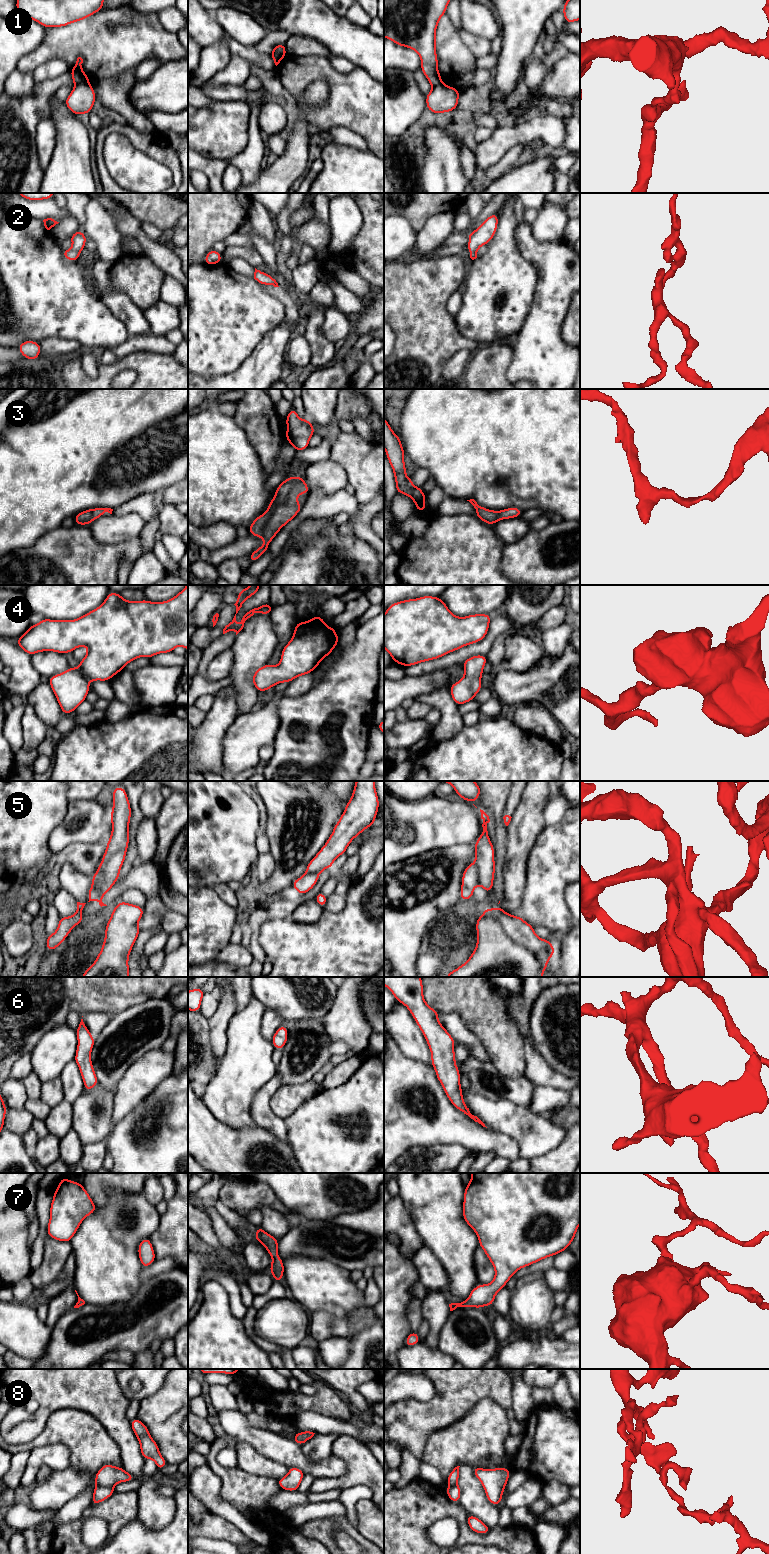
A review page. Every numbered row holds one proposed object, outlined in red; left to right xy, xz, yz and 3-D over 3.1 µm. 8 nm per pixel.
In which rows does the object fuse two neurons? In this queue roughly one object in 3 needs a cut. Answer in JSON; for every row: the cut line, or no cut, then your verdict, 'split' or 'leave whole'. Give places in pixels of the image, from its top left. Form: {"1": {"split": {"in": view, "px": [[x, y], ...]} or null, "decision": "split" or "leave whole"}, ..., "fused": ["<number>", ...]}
{"1": {"split": {"in": "xy", "px": [[89, 82], [75, 84]]}, "decision": "split"}, "2": {"split": null, "decision": "leave whole"}, "3": {"split": null, "decision": "leave whole"}, "4": {"split": null, "decision": "leave whole"}, "5": {"split": null, "decision": "leave whole"}, "6": {"split": null, "decision": "leave whole"}, "7": {"split": null, "decision": "leave whole"}, "8": {"split": {"in": "xy", "px": [[96, 1484], [112, 1488]]}, "decision": "split"}, "fused": ["1", "8"]}

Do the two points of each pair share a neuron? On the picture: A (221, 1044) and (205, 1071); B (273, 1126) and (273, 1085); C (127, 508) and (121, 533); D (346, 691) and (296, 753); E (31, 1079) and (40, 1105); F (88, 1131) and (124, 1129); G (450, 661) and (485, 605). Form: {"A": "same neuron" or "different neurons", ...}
{"A": "different neurons", "B": "same neuron", "C": "different neurons", "D": "same neuron", "E": "same neuron", "F": "different neurons", "G": "different neurons"}

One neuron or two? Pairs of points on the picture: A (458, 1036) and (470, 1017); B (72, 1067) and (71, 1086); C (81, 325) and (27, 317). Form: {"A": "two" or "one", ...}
{"A": "two", "B": "one", "C": "one"}

